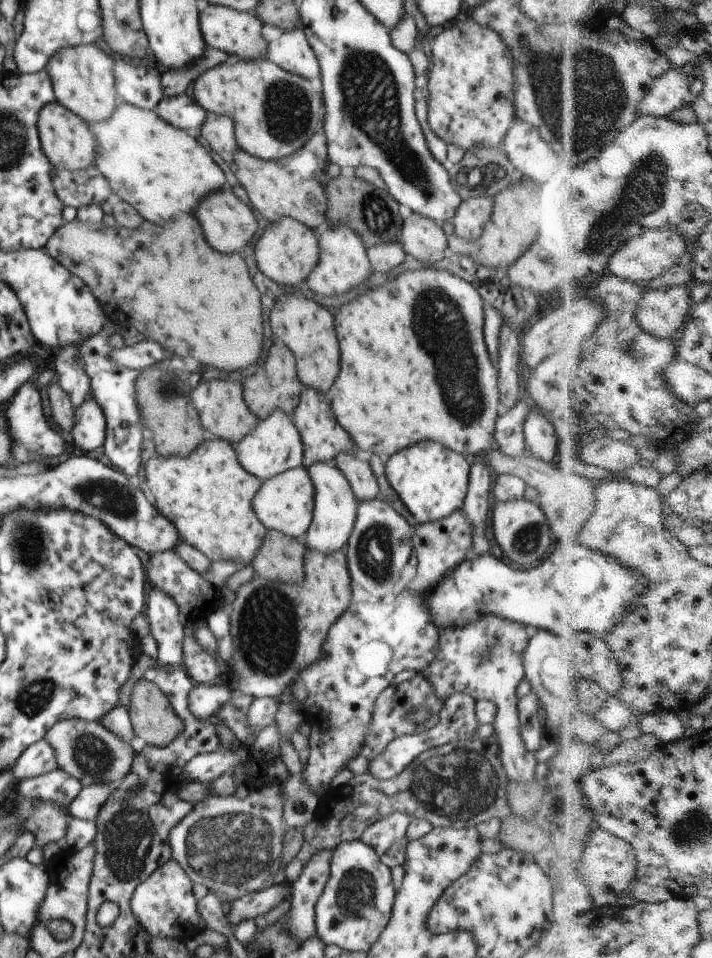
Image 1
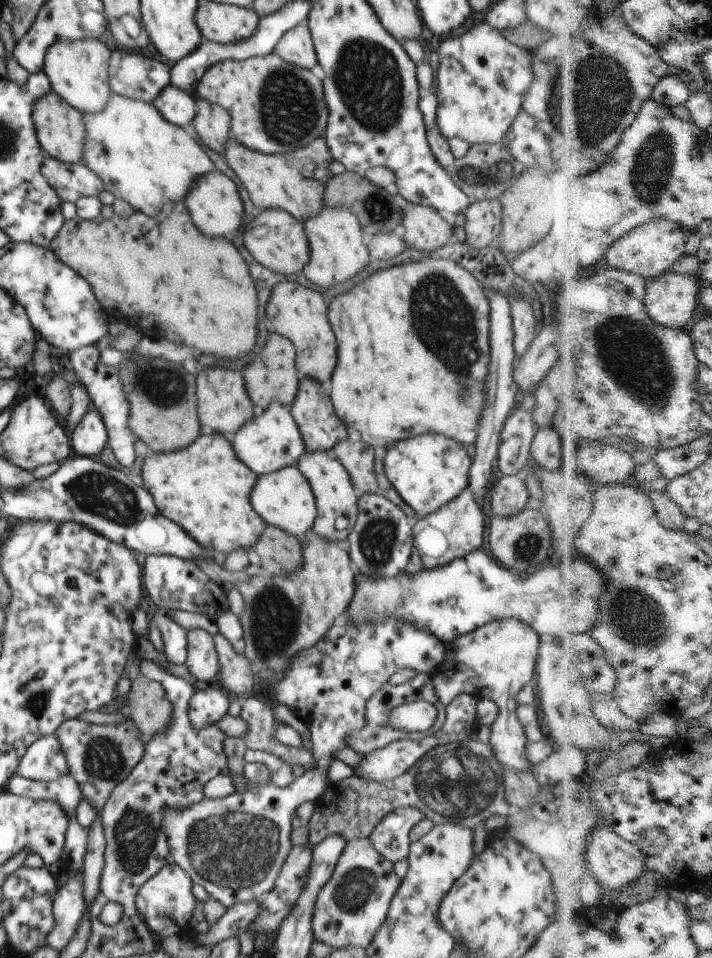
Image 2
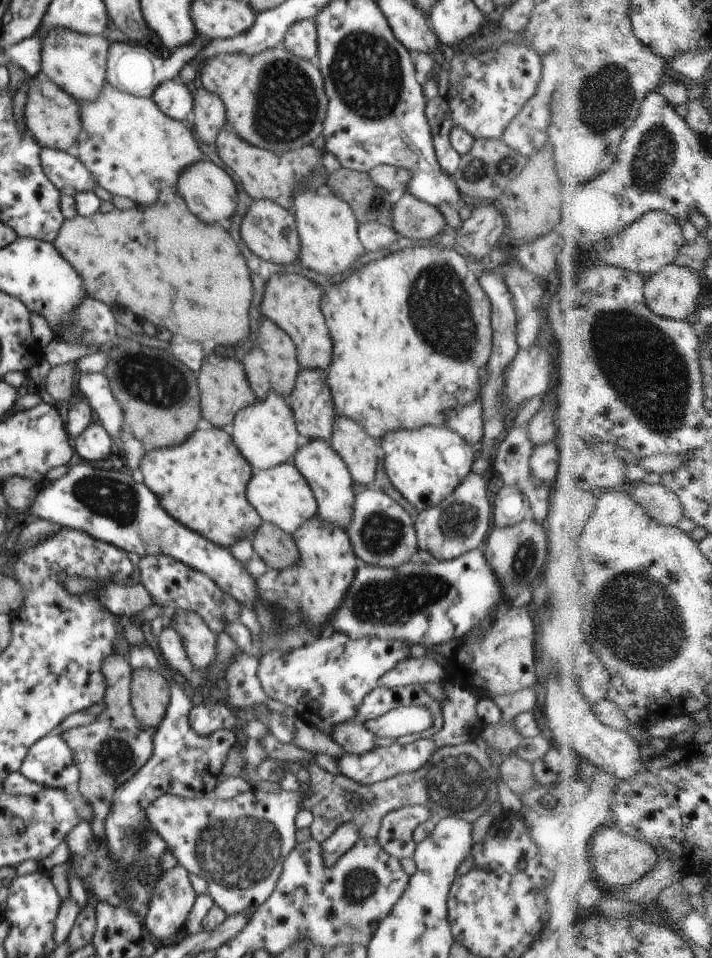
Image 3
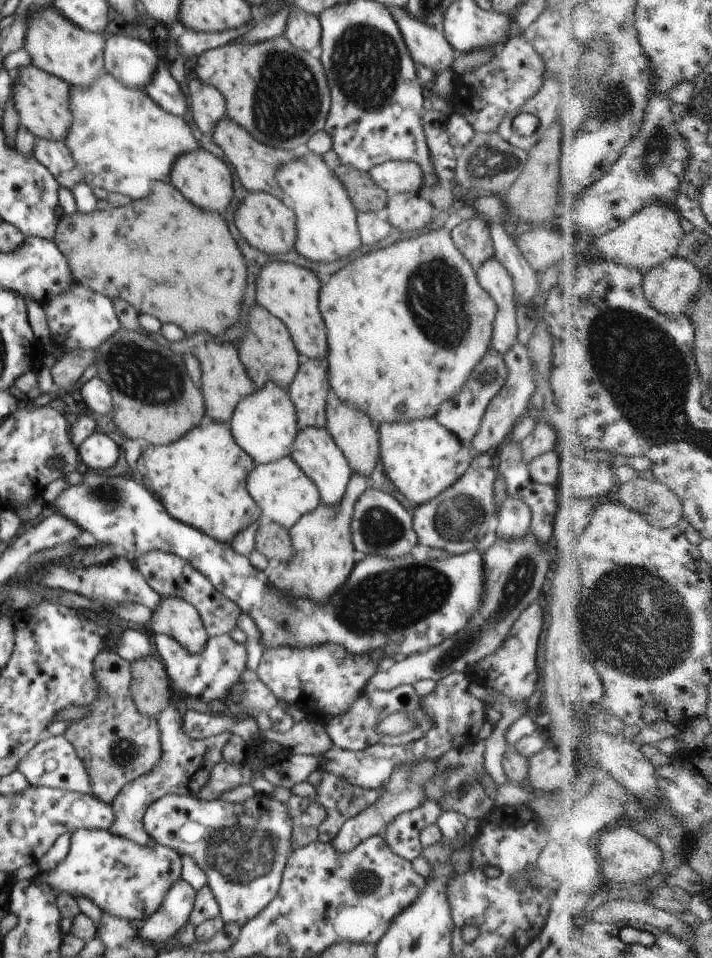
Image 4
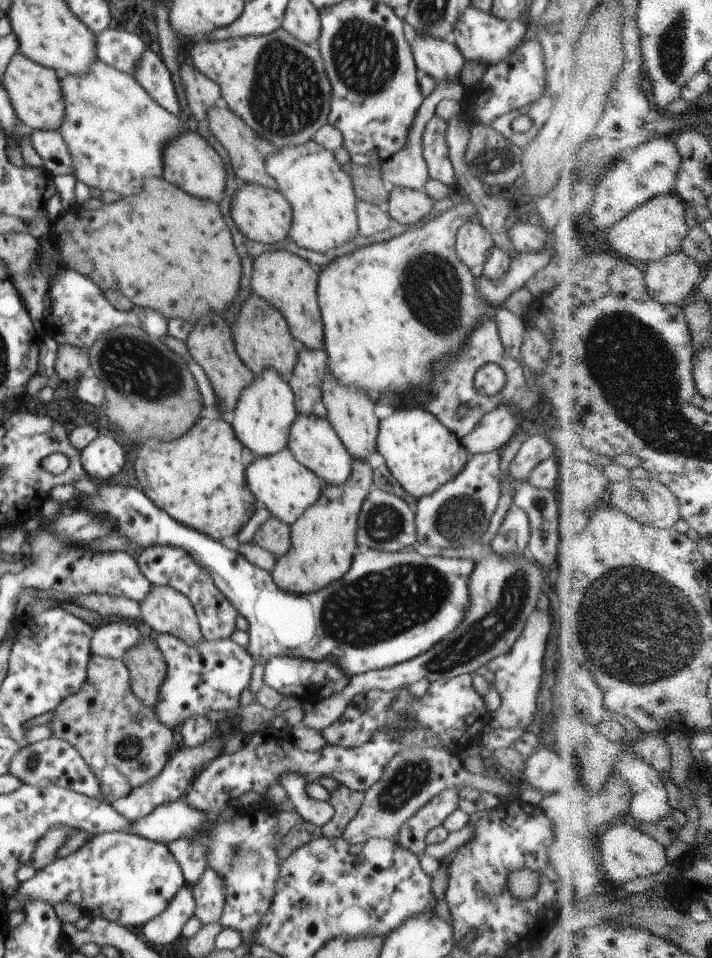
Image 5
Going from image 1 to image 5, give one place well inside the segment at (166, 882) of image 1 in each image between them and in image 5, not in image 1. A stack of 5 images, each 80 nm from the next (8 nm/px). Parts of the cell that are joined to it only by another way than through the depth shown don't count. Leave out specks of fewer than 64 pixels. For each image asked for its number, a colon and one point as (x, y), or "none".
2: (165, 903)
3: (171, 900)
4: (173, 912)
5: (162, 929)

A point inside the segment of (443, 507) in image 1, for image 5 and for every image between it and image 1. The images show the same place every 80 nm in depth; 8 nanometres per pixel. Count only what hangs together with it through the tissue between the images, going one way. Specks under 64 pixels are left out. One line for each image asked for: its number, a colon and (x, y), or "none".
2: (427, 471)
3: (424, 465)
4: (420, 458)
5: (421, 454)

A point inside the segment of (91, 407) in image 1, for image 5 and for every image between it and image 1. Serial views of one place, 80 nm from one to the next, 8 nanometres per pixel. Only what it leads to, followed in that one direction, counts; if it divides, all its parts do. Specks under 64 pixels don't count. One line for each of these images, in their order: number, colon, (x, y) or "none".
2: (88, 437)
3: (93, 444)
4: (97, 452)
5: (101, 458)

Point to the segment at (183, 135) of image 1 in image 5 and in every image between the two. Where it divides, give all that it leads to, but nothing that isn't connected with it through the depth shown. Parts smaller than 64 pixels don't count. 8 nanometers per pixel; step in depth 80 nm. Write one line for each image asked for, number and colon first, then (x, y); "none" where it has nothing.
2: (141, 158)
3: (130, 148)
4: (120, 140)
5: (115, 134)

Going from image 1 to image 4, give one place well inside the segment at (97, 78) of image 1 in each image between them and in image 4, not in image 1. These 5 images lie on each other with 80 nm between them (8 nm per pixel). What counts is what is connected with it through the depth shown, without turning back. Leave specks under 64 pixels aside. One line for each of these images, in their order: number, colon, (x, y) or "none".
2: (77, 70)
3: (76, 63)
4: (55, 45)

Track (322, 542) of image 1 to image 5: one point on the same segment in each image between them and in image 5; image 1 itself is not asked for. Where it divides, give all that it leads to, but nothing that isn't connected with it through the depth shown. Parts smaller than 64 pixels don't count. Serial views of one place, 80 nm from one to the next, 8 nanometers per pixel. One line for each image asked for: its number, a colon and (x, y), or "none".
2: (336, 506)
3: (328, 478)
4: (313, 450)
5: (312, 442)

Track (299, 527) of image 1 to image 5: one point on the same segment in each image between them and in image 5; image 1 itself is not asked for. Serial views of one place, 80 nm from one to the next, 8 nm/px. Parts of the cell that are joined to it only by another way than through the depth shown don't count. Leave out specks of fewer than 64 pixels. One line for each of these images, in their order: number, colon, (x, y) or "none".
2: (282, 498)
3: (280, 495)
4: (283, 493)
5: (286, 489)

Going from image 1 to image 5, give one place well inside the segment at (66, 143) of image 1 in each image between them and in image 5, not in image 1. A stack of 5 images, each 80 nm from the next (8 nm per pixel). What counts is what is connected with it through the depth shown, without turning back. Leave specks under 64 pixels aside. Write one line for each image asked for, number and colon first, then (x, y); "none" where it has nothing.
2: (59, 129)
3: (50, 115)
4: (40, 100)
5: (34, 91)

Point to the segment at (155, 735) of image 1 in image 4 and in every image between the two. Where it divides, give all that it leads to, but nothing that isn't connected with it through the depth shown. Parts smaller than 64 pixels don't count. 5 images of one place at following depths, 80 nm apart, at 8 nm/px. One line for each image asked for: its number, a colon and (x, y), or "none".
2: (146, 703)
3: (149, 693)
4: (149, 688)

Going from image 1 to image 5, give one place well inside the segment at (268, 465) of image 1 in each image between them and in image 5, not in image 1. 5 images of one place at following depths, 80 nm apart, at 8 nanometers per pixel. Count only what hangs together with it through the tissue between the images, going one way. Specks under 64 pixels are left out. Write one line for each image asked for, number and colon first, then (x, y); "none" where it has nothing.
2: (270, 440)
3: (264, 432)
4: (263, 424)
5: (264, 412)

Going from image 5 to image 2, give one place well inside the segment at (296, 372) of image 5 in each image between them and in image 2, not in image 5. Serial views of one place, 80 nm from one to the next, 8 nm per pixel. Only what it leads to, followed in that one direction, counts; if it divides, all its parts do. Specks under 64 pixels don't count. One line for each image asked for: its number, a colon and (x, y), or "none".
2: (319, 427)
3: (310, 400)
4: (308, 390)

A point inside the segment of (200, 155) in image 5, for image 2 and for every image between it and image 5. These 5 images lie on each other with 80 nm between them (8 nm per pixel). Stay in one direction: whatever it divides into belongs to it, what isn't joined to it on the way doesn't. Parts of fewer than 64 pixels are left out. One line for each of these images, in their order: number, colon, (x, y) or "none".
2: (212, 200)
3: (208, 191)
4: (202, 178)

